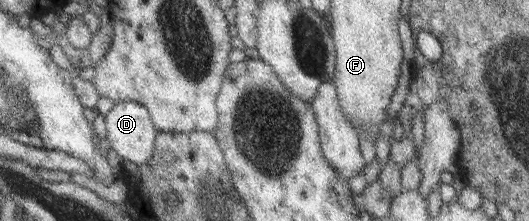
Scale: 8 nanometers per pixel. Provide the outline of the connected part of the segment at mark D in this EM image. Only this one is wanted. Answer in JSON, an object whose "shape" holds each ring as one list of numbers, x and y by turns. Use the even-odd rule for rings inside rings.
{"shape":[[130,101,116,103,105,116,105,140,121,160,143,165,152,155,158,133,143,106]]}

